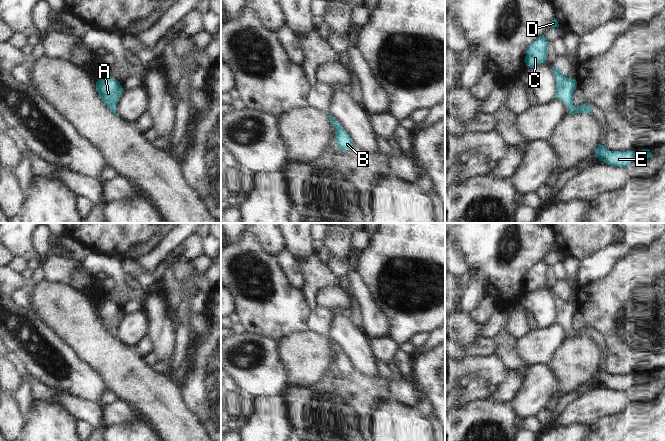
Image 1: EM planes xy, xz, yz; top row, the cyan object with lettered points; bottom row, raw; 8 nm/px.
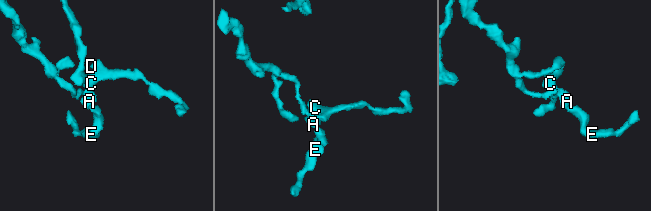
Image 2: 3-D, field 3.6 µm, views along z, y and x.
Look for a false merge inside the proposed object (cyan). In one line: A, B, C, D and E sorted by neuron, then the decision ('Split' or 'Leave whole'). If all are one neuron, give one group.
Groups: A B C D E. Leave whole.

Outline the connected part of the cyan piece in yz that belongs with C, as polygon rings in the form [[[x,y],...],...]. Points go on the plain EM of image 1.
[[[544,259],[537,262],[527,273],[524,286],[528,293],[547,284],[547,270],[549,265]]]

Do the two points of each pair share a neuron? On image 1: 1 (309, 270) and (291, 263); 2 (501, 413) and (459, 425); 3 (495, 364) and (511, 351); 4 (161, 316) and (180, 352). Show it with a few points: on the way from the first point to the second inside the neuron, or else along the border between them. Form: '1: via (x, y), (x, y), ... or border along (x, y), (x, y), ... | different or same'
1: border along (297, 261), (299, 273), (303, 279), (301, 288) | different
2: via (491, 418), (482, 418), (469, 424) | same
3: border along (497, 355), (508, 370) | different
4: border along (175, 331), (174, 352), (171, 363) | different

